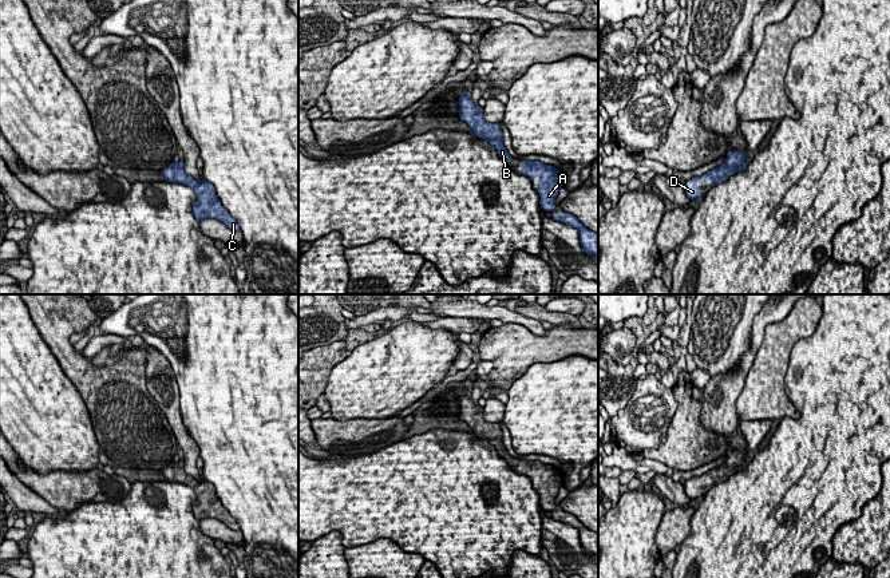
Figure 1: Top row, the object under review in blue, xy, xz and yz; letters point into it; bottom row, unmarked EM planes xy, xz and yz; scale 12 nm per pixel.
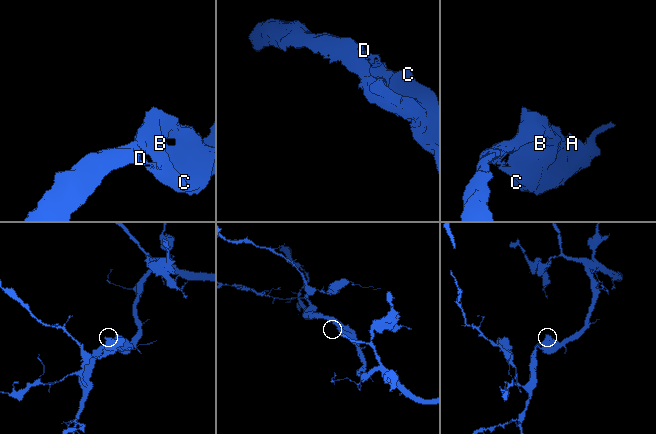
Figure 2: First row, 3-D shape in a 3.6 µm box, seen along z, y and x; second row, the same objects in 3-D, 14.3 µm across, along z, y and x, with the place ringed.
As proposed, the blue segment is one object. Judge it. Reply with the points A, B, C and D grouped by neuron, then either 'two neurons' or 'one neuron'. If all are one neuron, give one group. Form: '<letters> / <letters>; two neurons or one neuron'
A B C D; one neuron

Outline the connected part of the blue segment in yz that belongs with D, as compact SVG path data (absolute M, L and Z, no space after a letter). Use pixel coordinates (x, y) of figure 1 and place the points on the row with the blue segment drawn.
M736 150L727 154L727 159L716 169L709 170L708 173L700 177L692 177L692 182L685 185L687 195L689 199L697 199L704 197L701 191L697 190L697 182L701 179L703 183L711 182L712 186L725 182L731 175L743 171L747 169L745 157L751 151L739 153Z

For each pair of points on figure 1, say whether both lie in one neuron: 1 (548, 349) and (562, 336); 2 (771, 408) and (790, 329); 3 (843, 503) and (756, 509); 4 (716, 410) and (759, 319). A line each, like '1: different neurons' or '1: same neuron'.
1: same neuron
2: same neuron
3: same neuron
4: same neuron

